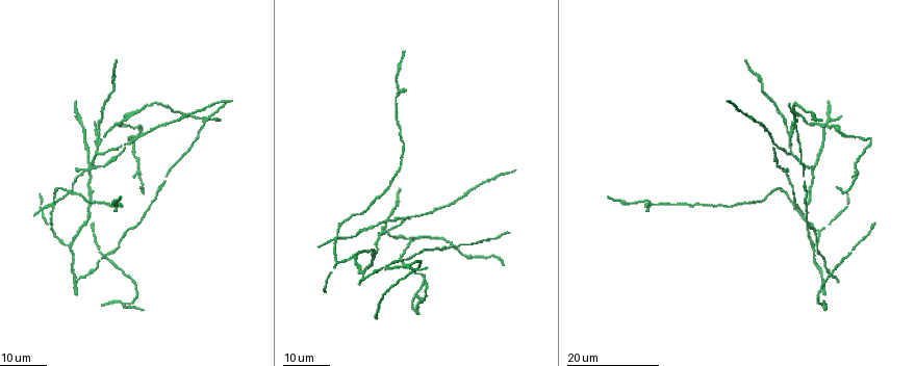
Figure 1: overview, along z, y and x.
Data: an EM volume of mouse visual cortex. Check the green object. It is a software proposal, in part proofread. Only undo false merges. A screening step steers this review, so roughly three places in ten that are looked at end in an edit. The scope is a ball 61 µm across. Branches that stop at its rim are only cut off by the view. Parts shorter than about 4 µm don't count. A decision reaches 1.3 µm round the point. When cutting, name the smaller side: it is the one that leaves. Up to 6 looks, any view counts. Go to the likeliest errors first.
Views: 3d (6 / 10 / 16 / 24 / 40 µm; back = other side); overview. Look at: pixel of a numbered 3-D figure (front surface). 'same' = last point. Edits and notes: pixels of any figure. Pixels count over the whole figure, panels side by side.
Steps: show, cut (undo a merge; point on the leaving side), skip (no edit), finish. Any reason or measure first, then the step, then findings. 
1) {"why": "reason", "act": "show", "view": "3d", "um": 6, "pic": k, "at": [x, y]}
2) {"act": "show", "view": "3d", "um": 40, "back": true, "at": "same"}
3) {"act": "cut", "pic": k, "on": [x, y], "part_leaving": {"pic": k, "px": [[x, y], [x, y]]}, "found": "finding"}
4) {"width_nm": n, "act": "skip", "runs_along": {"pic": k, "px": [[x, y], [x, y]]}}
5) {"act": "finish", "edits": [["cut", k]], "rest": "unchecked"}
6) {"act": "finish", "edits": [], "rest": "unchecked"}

{"act": "show", "view": "3d", "um": 16, "pic": 1, "at": [338, 237]}

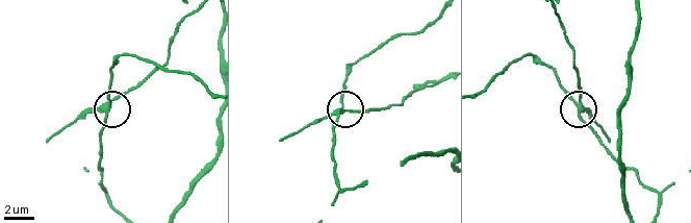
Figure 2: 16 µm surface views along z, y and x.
{"act": "show", "view": "3d", "um": 6, "pic": 2, "at": [580, 101]}

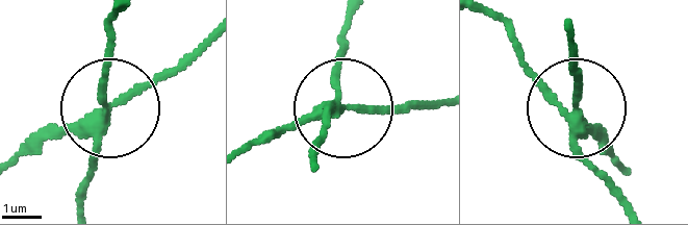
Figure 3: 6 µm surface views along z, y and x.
{"act": "cut", "pic": 3, "on": [45, 139], "part_leaving": {"pic": 3, "px": [[96, 121], [202, 51]]}, "found": "a second neuron is stuck on"}

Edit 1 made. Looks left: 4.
{"why": "redraw", "act": "show", "view": "overview"}

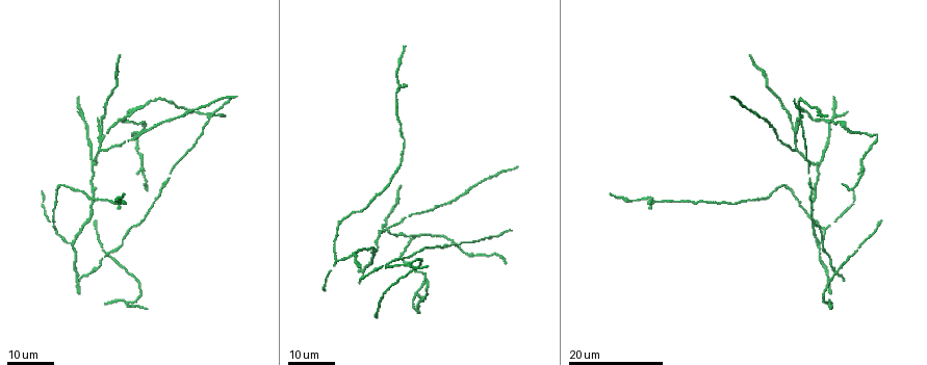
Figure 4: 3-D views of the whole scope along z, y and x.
{"why": "thin arm on a thick one", "act": "show", "view": "3d", "um": 24, "pic": 4, "at": [105, 134]}

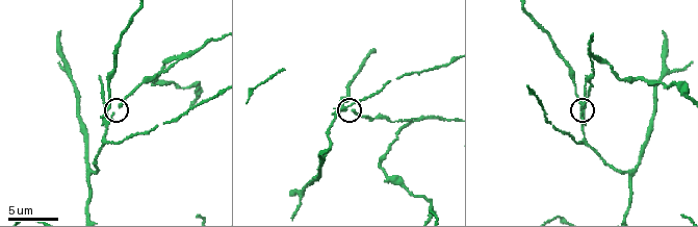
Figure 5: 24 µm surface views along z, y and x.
{"why": "zoom in", "act": "show", "view": "3d", "um": 10, "pic": 5, "at": [581, 113]}

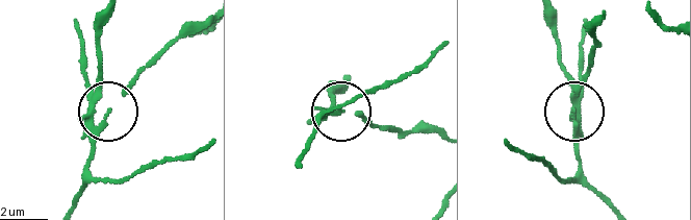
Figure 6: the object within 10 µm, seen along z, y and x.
{"width_nm": 180, "act": "cut", "pic": 6, "on": [96, 99], "part_leaving": {"pic": 6, "px": [[95, 135], [102, 11]]}, "found": "a second neuron is stuck on"}

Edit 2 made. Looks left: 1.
{"act": "finish", "edits": [["cut", 3], ["cut", 6]], "rest": "unchecked"}

